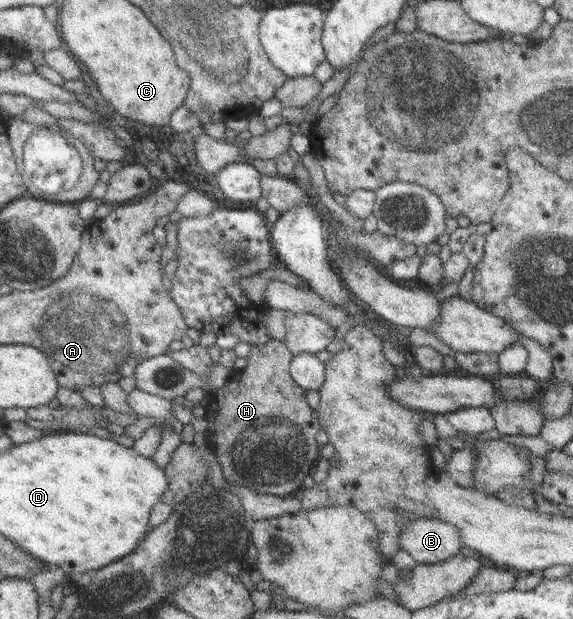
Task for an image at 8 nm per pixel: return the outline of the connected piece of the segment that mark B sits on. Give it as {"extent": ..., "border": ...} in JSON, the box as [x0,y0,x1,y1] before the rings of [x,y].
{"extent":[397,518,460,564],"border":[[[415,518],[397,534],[398,547],[422,564],[444,562],[460,553],[460,537],[455,526],[436,518]]]}

